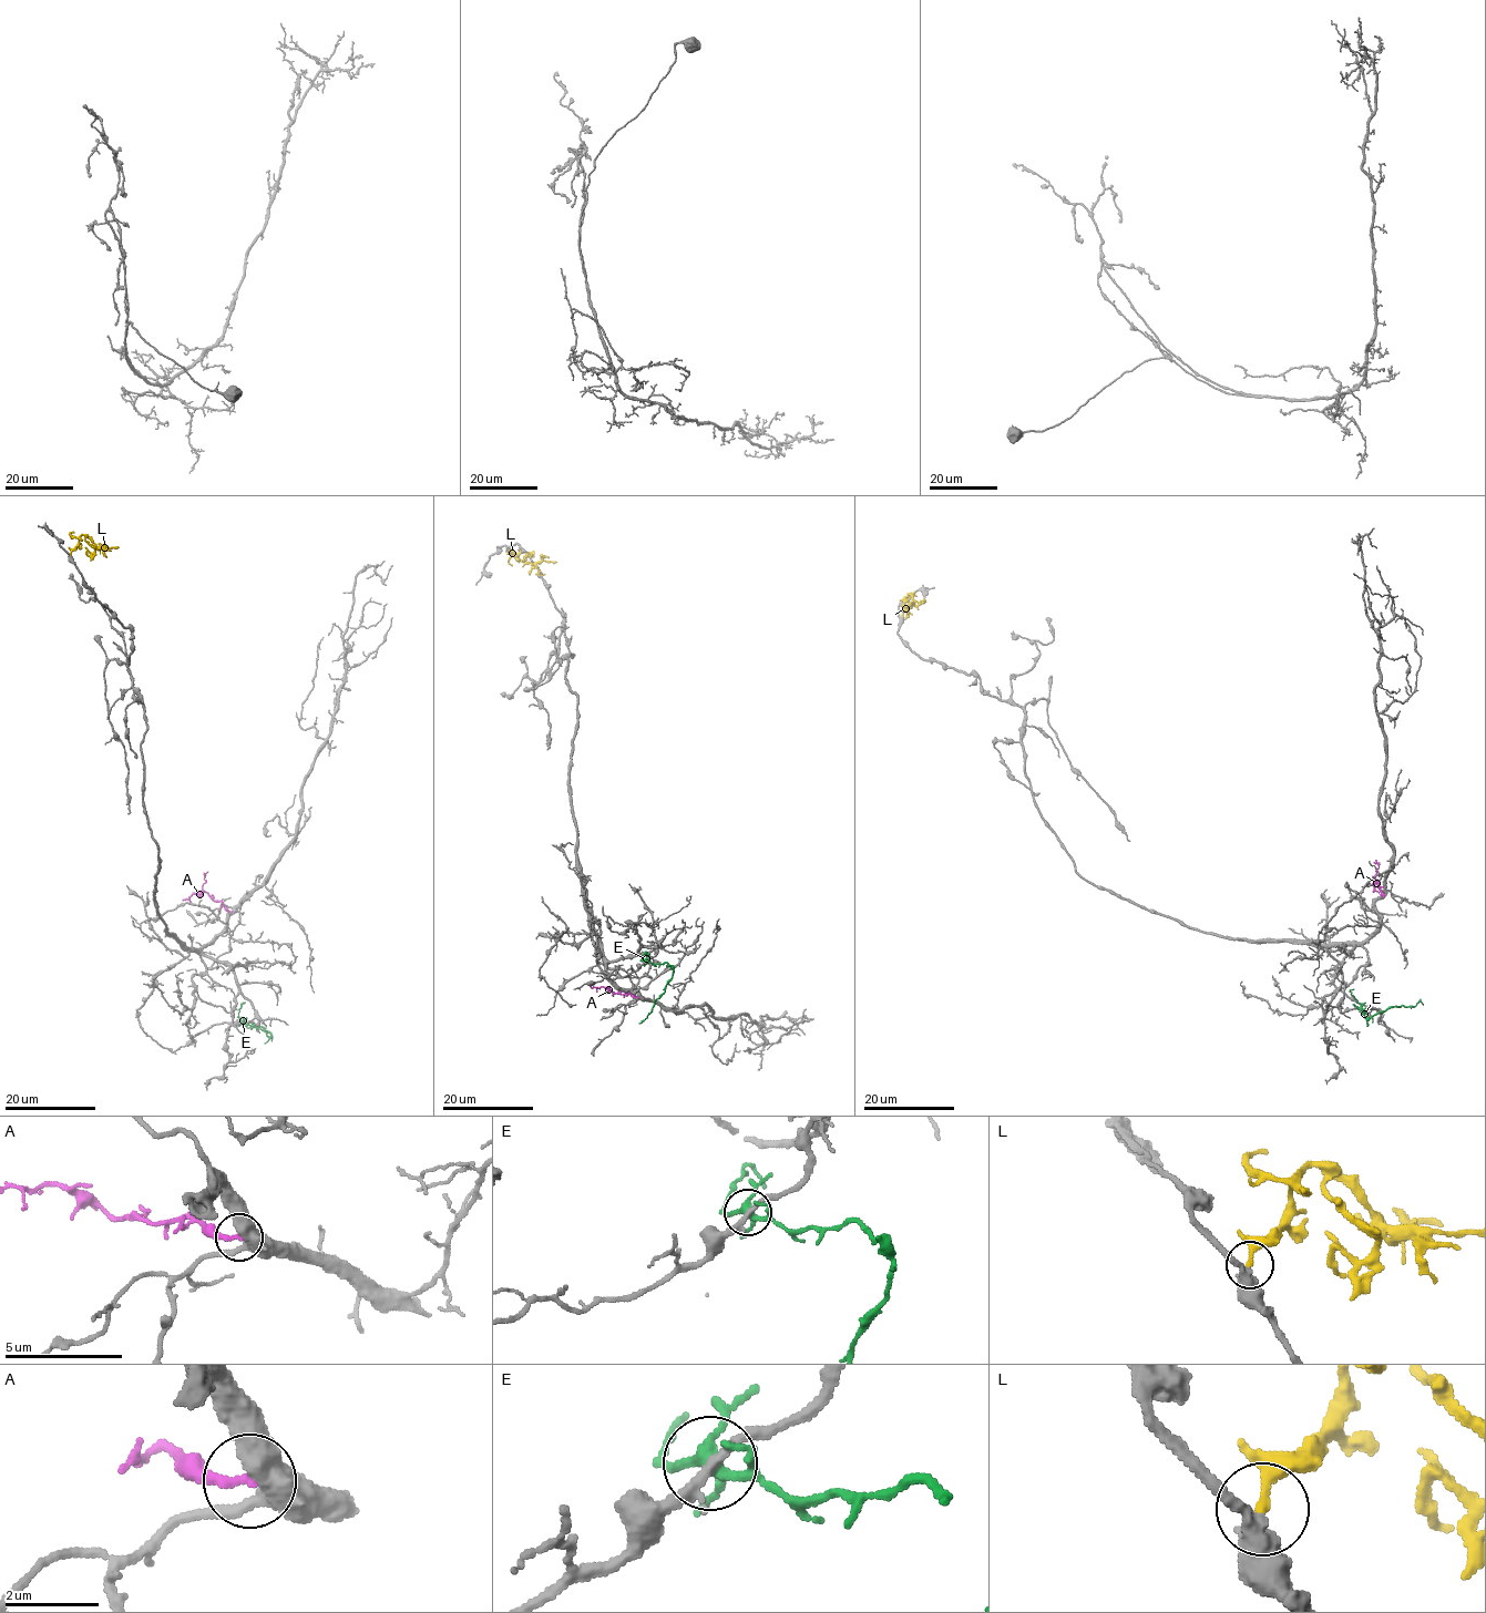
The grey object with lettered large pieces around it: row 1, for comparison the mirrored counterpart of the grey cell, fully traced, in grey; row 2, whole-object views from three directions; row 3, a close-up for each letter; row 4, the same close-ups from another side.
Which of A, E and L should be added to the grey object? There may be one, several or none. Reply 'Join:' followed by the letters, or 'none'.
Join: none

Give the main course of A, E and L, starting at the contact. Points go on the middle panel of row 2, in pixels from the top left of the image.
A: (638, 997), (610, 989), (613, 995), (616, 993)
E: (645, 961), (666, 962), (673, 972), (652, 1010), (638, 1024)
L: (509, 550), (525, 563), (556, 562)

